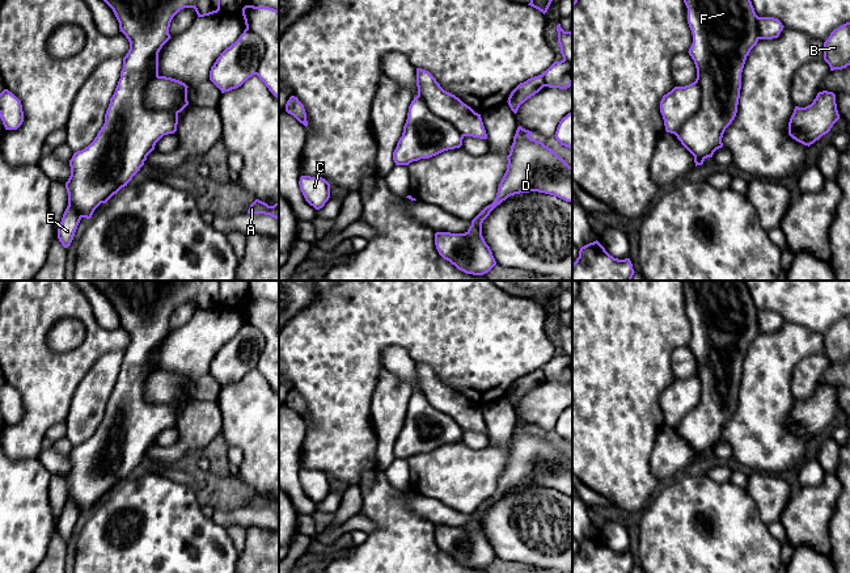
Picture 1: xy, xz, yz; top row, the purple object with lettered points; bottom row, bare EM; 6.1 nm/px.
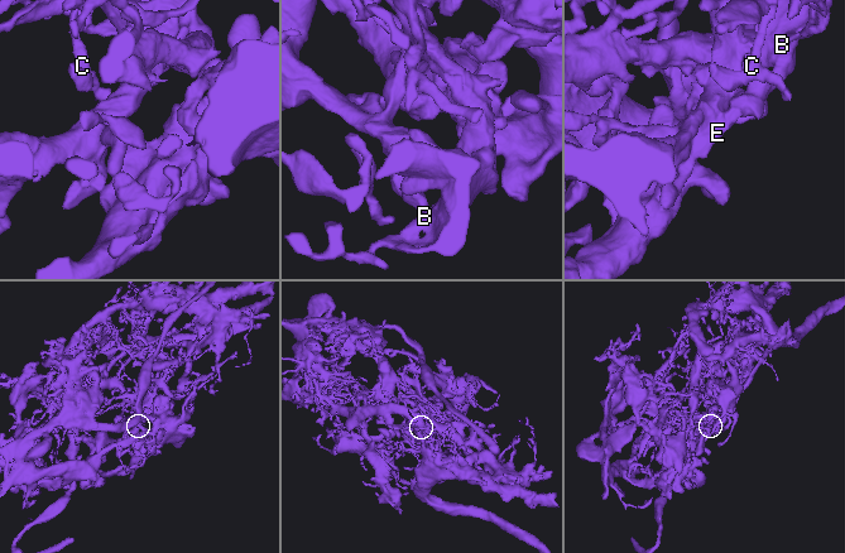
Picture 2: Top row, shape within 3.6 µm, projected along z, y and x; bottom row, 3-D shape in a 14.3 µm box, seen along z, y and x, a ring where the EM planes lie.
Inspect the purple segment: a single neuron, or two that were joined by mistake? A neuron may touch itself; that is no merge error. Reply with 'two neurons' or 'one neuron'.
two neurons

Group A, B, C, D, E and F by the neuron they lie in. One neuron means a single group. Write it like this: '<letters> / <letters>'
A C F / B D E

